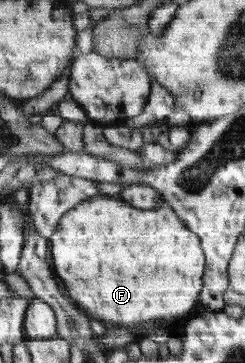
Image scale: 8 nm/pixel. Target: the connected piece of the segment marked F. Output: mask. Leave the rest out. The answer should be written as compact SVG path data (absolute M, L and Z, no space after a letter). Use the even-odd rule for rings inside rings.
M97 195L96 197L93 197L89 200L83 201L79 203L75 208L71 209L63 218L61 219L61 222L59 223L59 226L57 227L57 231L52 235L52 237L49 239L50 246L51 246L51 255L53 259L53 268L55 268L54 272L61 278L61 282L63 282L63 286L67 288L67 296L83 310L83 312L87 312L87 308L89 308L89 314L91 316L97 316L99 320L107 320L107 322L117 322L117 327L119 324L125 324L127 327L133 326L133 324L139 324L139 322L149 322L149 320L157 320L157 318L177 318L181 319L189 313L195 305L200 303L200 297L202 296L202 292L204 289L204 276L206 275L206 253L203 251L203 242L200 240L200 237L197 233L192 232L191 229L181 220L181 216L177 214L170 206L163 205L159 209L153 209L153 210L147 210L147 209L140 209L135 207L132 204L129 204L127 201L123 201L121 198L113 199L109 196L101 196Z

